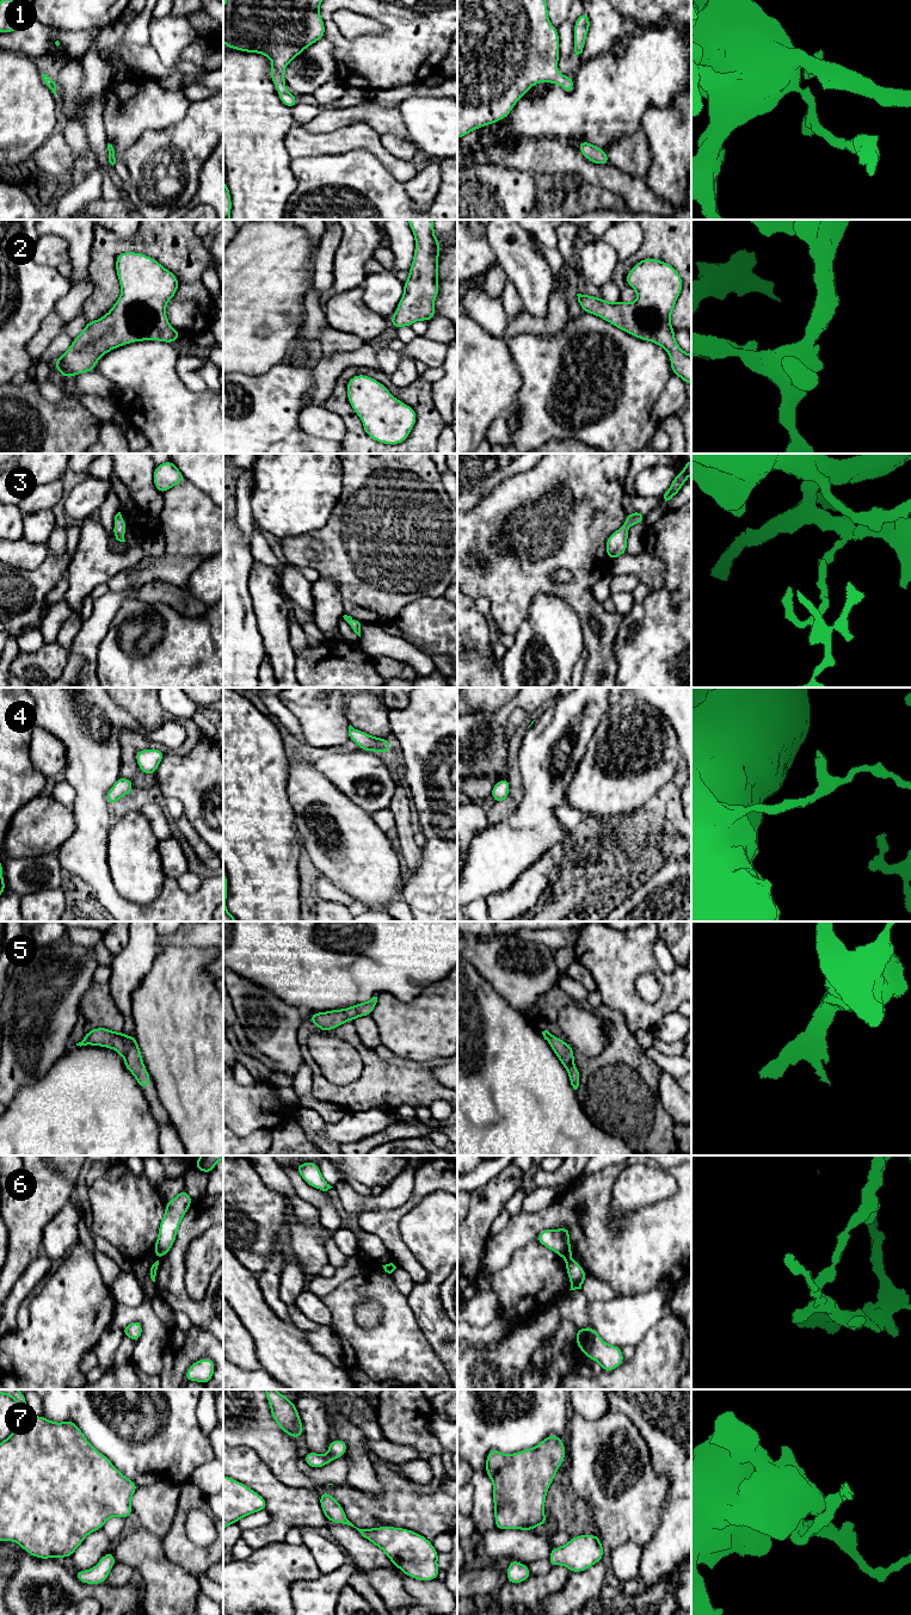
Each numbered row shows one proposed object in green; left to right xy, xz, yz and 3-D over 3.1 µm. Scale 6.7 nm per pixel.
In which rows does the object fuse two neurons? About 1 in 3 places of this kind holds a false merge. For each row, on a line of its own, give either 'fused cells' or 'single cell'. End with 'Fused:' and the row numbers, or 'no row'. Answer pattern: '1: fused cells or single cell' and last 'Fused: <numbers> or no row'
1: single cell
2: single cell
3: single cell
4: single cell
5: single cell
6: fused cells
7: single cell
Fused: 6

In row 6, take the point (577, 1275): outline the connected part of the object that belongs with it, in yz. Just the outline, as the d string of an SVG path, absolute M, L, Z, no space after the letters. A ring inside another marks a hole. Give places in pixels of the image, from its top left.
M571 1257L566 1258L565 1264L568 1278L572 1284L570 1290L581 1289L583 1282L586 1278L585 1270L581 1268L580 1264L575 1263Z

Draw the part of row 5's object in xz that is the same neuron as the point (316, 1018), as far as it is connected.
M373 997L370 1000L351 1007L313 1013L309 1016L309 1019L313 1024L319 1027L320 1031L327 1033L347 1021L355 1021L359 1016L370 1016L376 1003L377 997Z

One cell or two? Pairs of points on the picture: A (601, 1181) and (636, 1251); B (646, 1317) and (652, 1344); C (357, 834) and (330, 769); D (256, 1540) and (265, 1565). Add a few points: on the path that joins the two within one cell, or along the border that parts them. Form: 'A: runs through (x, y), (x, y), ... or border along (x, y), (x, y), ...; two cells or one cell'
A: runs through (601, 1201), (601, 1227), (616, 1243); one cell
B: border along (671, 1312), (658, 1320), (635, 1345); two cells
C: border along (316, 770), (359, 806); two cells
D: border along (284, 1540), (268, 1542), (253, 1549); two cells

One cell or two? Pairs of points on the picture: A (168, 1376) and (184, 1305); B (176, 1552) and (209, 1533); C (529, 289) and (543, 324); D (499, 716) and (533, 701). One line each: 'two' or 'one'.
A: two
B: two
C: two
D: one

